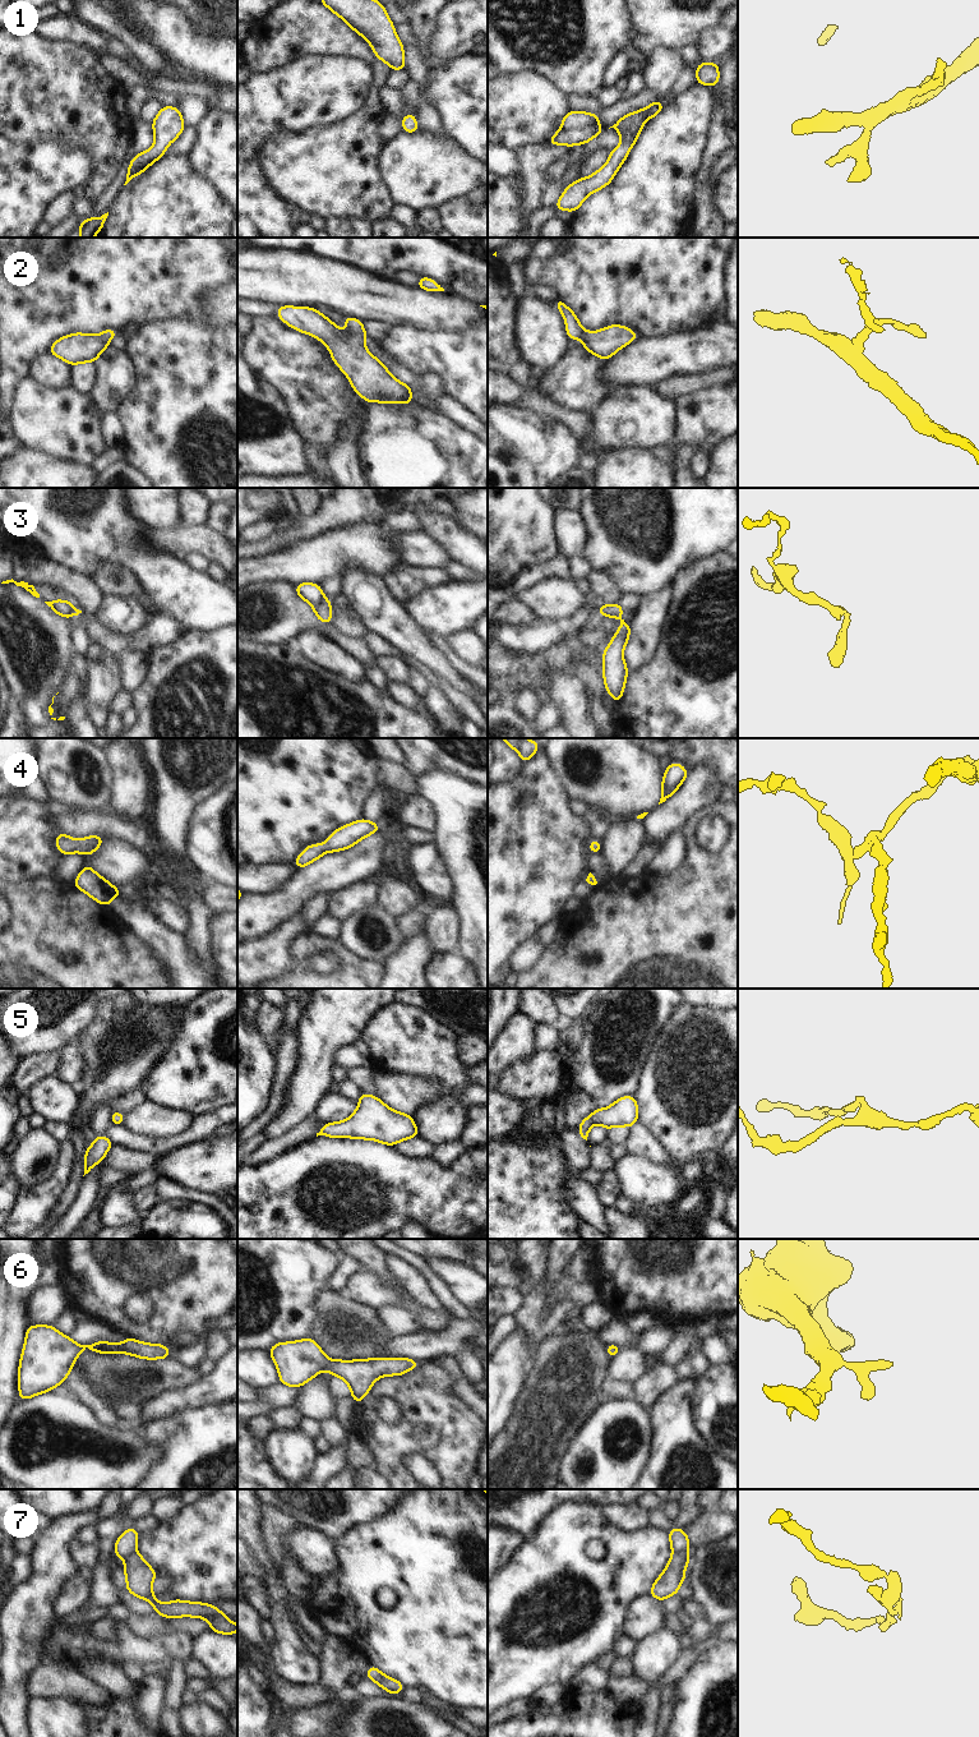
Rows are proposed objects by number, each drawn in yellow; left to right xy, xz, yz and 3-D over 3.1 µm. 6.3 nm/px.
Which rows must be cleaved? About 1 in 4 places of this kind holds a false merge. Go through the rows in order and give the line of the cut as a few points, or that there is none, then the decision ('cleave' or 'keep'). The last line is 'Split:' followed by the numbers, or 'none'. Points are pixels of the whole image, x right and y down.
1: no cut | keep
2: no cut | keep
3: xz (324, 598), (313, 606) | cleave
4: no cut | keep
5: no cut | keep
6: no cut | keep
7: yz (686, 1549), (673, 1553) | cleave
Split: 3, 7

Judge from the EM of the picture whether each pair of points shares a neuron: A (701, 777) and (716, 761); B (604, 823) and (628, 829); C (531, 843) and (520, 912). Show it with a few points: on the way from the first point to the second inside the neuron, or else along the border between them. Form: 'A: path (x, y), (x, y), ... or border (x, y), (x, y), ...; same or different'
A: border (688, 772), (696, 768), (705, 768), (721, 787); different
B: border (613, 819), (600, 842); different
C: path (520, 860), (520, 895); same

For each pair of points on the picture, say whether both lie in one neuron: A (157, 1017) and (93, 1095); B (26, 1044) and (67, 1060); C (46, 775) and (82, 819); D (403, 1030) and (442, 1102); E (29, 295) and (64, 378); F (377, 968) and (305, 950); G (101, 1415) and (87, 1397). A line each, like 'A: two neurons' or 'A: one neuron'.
A: one neuron
B: two neurons
C: two neurons
D: one neuron
E: two neurons
F: one neuron
G: one neuron

